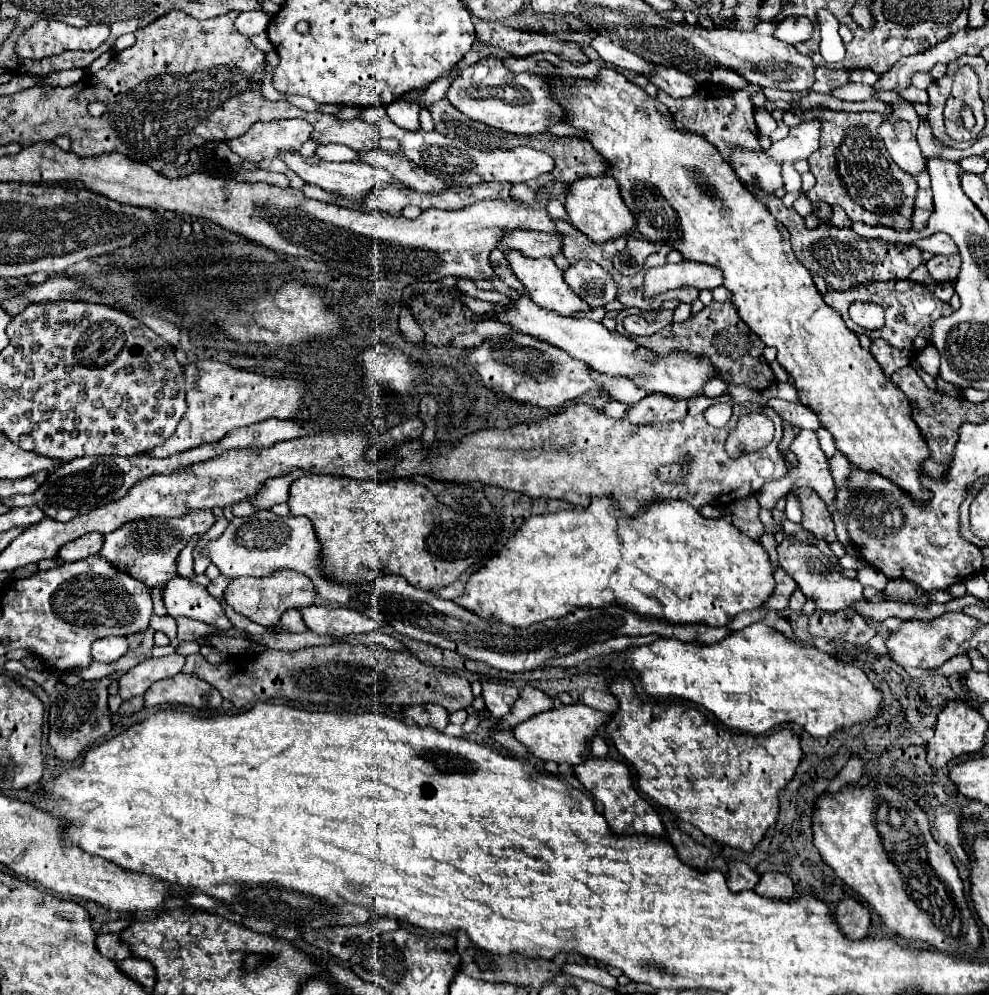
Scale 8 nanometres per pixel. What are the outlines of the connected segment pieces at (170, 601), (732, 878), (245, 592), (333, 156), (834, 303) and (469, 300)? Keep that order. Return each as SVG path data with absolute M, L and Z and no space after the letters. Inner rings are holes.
M173 577L163 591L163 601L171 617L189 617L207 623L219 631L229 631L233 625L227 619L221 603L185 577Z
M731 861L729 863L729 877L727 877L727 885L733 893L745 891L745 889L753 889L757 885L759 877L757 873L745 863L745 861Z
M279 569L275 573L271 573L269 577L239 577L233 579L229 583L229 587L223 593L223 599L227 601L229 607L233 607L237 613L249 617L255 623L261 625L275 625L279 623L279 617L287 611L287 609L303 609L307 605L313 603L313 593L315 593L315 585L313 581L299 573L299 571L291 571L291 569Z
M327 145L319 147L317 155L323 157L323 161L353 161L357 159L357 153L353 149L347 149L345 145Z
M891 279L891 281L871 281L867 285L857 285L853 289L847 289L847 291L827 291L823 295L825 303L829 307L833 307L835 311L841 313L843 321L847 323L849 329L853 329L853 321L849 319L849 305L853 301L871 301L871 303L877 303L885 309L885 327L881 327L879 331L871 331L869 333L869 339L877 339L877 337L883 337L887 339L891 345L895 347L901 347L901 349L909 349L913 353L919 353L923 351L929 343L931 343L931 325L935 319L939 317L947 317L953 313L951 305L949 303L943 303L935 297L935 293L919 283L913 283L909 279ZM897 315L905 315L905 321L899 321Z
M463 297L463 303L473 311L473 313L477 313L477 315L489 315L489 313L493 313L495 311L495 305L493 303L485 303L485 301L479 301L479 299L475 299L475 297Z

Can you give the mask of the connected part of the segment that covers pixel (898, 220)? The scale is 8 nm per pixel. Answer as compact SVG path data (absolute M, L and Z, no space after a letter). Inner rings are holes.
M811 109L801 117L791 111L783 113L785 125L799 125L807 117L823 117L821 143L815 153L807 159L811 173L817 183L805 195L815 201L825 201L829 205L839 205L847 211L851 221L861 221L865 225L885 225L897 231L909 231L909 219L913 213L913 201L917 195L917 181L903 173L885 149L879 135L879 125L885 121L881 113L847 113L829 109Z

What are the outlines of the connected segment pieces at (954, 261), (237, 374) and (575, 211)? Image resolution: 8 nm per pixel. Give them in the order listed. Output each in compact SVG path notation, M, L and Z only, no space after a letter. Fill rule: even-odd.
M935 255L933 259L925 261L925 267L931 275L931 279L935 283L953 283L959 275L959 255L951 255L951 257L943 257L943 255Z
M197 361L185 367L185 391L187 391L187 411L183 421L179 421L175 433L157 449L143 455L149 457L171 457L177 451L187 451L203 443L217 443L235 427L247 427L265 419L289 419L293 417L301 403L305 389L293 379L263 377L251 371L233 369L219 361Z
M583 177L575 181L571 185L571 193L567 195L565 209L569 213L571 223L595 243L627 237L635 229L635 217L627 209L619 193L619 185L613 177Z

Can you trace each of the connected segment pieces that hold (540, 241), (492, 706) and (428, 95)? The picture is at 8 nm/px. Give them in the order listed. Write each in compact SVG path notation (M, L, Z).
M515 229L501 239L501 249L519 249L527 257L555 257L563 249L561 233L537 233Z
M483 683L483 699L487 705L487 711L501 719L507 711L511 711L513 701L519 697L517 687L513 685L501 685L501 683Z
M451 71L449 75L445 75L445 77L441 77L439 81L431 83L431 85L425 89L425 93L423 93L423 107L427 107L427 105L435 103L437 99L445 97L445 93L447 93L447 89L449 89L451 81L455 81L455 77L457 77L457 75L459 75L459 71Z

